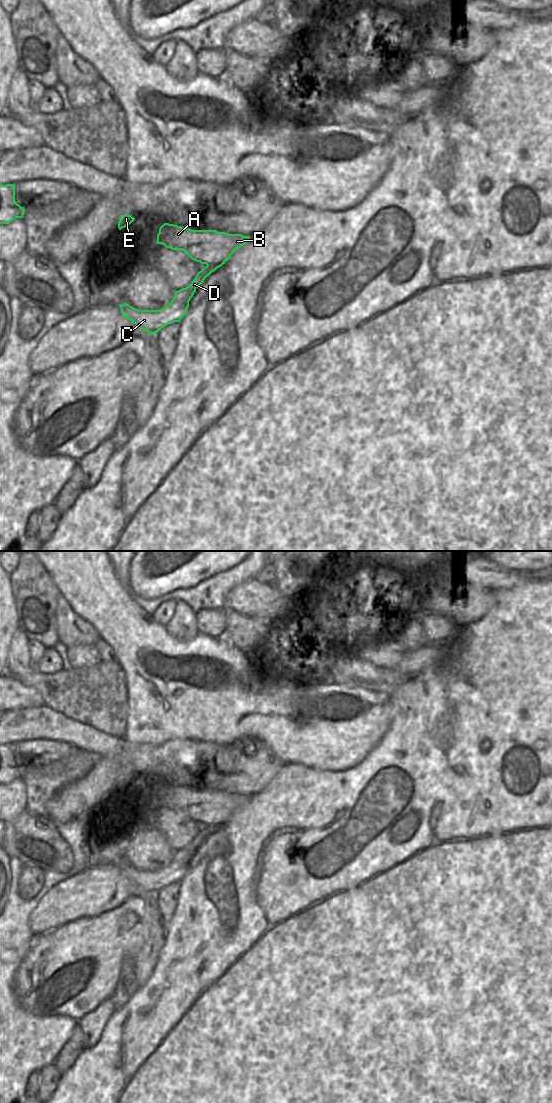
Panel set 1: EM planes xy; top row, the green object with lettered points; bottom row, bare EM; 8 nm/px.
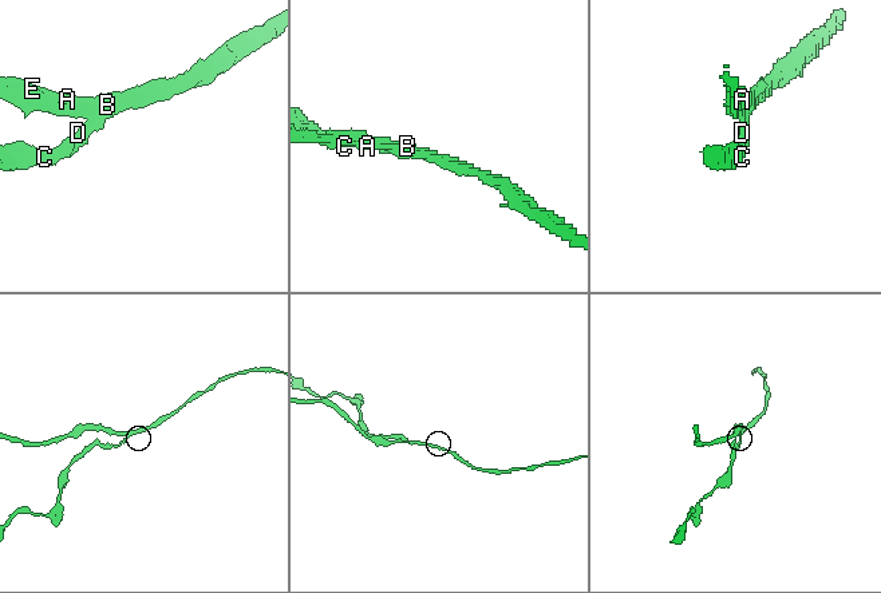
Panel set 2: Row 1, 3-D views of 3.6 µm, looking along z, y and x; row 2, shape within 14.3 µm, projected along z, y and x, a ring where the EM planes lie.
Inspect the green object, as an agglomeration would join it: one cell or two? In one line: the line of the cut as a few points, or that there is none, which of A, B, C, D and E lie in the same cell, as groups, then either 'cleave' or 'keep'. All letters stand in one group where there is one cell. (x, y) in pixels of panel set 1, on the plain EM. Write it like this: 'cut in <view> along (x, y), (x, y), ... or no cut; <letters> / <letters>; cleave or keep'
cut in xy along (207, 825), (216, 825), (218, 827); A B E / C D; cleave

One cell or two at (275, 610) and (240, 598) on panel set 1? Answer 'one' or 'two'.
one

